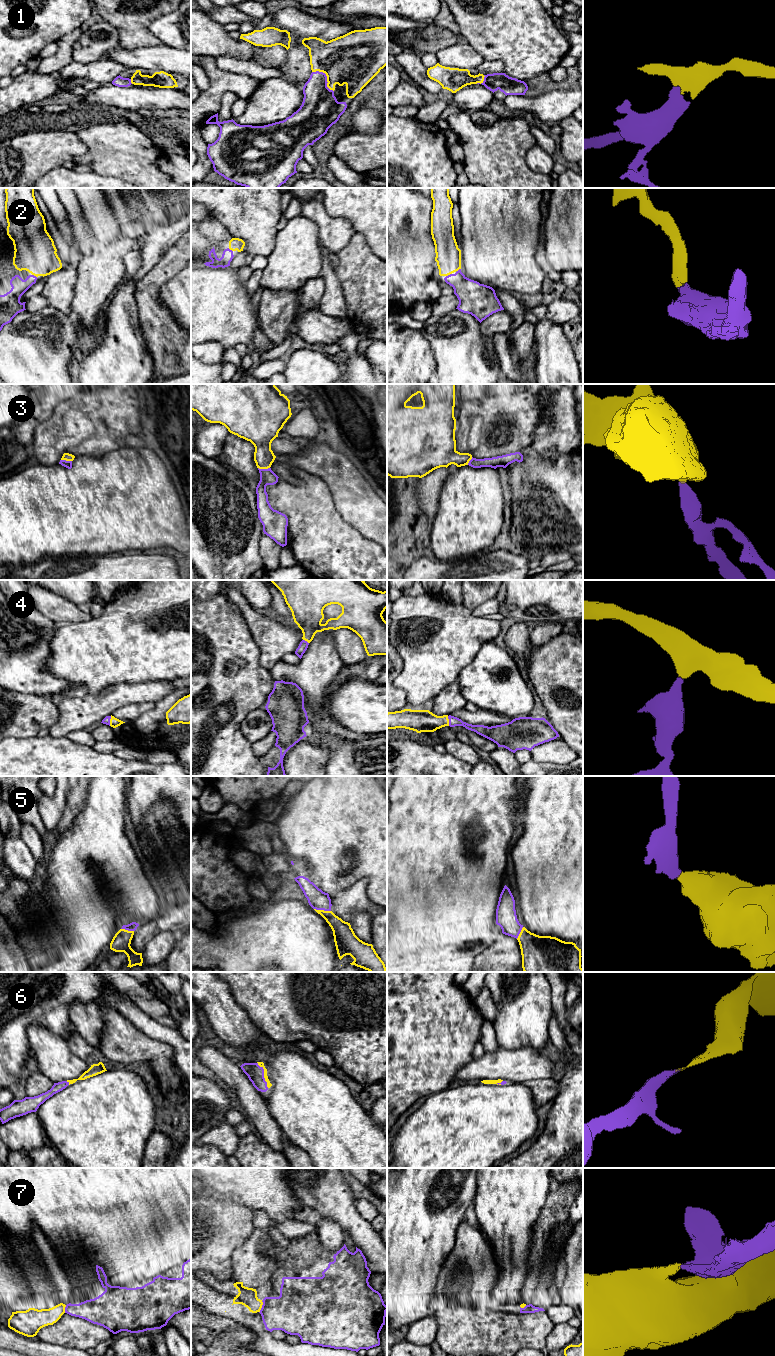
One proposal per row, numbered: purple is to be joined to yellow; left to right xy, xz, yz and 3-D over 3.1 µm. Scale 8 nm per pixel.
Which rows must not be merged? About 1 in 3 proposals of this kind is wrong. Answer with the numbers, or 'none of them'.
7

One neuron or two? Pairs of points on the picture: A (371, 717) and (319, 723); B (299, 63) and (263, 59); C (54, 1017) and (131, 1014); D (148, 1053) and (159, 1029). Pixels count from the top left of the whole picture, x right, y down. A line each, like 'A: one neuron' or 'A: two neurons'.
A: two neurons
B: two neurons
C: two neurons
D: two neurons

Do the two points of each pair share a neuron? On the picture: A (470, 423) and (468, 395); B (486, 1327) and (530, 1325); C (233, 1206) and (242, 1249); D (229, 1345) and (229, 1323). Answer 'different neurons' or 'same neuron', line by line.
A: different neurons
B: same neuron
C: different neurons
D: different neurons

